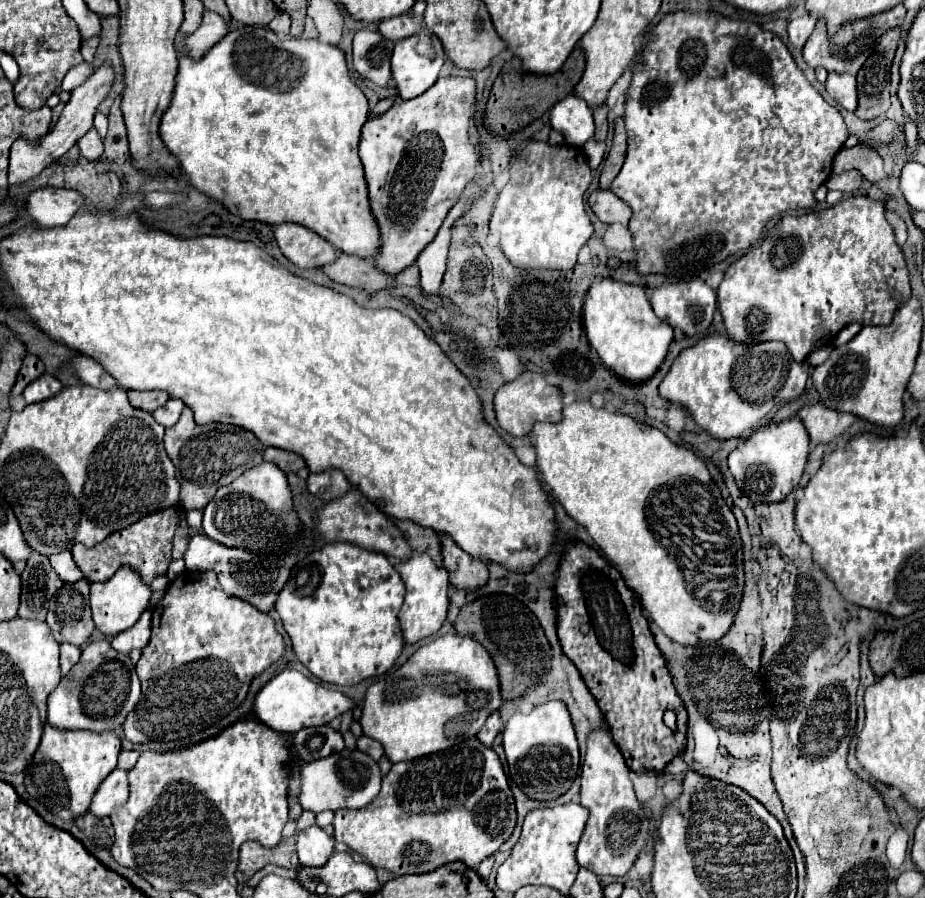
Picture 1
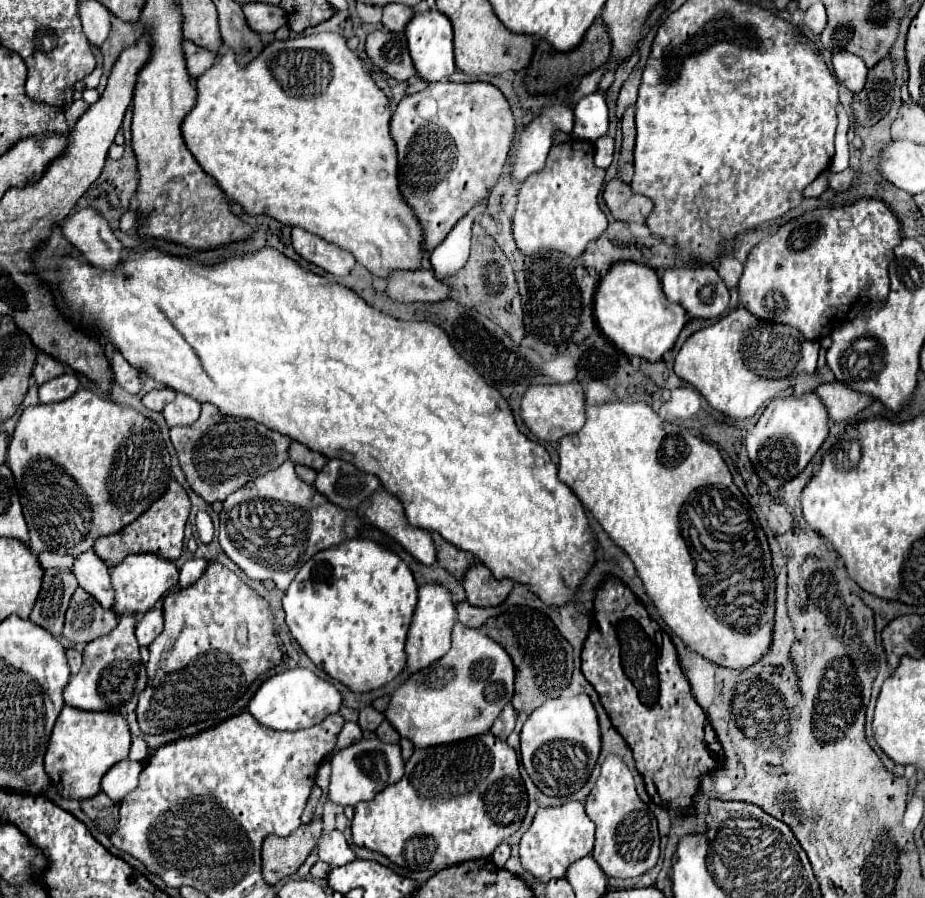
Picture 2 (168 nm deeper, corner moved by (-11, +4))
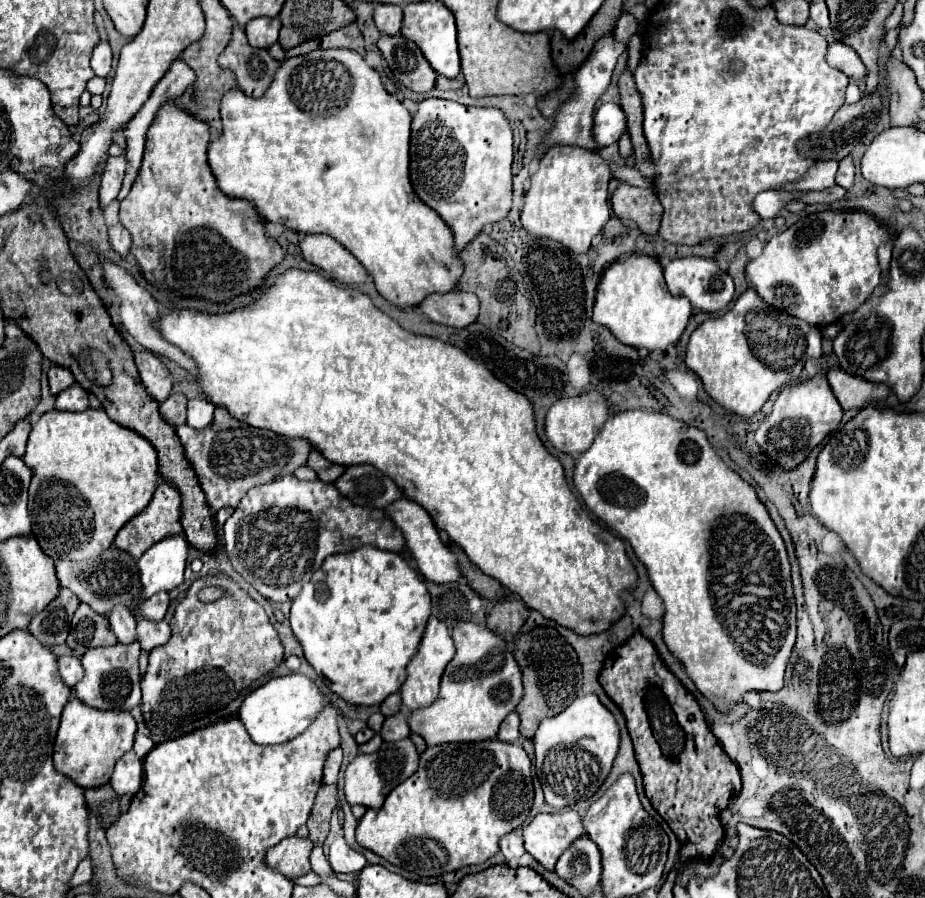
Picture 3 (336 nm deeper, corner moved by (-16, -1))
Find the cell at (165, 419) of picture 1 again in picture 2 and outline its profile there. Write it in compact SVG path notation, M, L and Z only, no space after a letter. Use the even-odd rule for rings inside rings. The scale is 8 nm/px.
M179 393L175 401L165 405L163 417L165 417L165 423L169 427L173 427L173 425L191 425L191 423L197 421L199 411L201 411L199 401L195 401L193 397L187 397L185 393Z

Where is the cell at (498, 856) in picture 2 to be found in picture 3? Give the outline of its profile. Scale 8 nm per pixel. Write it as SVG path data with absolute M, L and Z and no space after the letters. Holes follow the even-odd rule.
M514 830L514 832L510 832L508 836L504 836L504 838L500 840L500 852L506 856L508 862L514 860L514 858L520 858L520 856L526 852L524 840L522 840L522 832Z

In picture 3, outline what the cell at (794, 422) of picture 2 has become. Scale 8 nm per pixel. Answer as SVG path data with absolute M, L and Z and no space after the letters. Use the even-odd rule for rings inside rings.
M818 372L816 376L790 384L782 388L780 396L774 402L774 408L768 418L762 420L760 428L756 430L756 444L780 466L784 468L796 468L808 452L812 452L832 430L838 428L842 420L842 406L838 404L824 372Z

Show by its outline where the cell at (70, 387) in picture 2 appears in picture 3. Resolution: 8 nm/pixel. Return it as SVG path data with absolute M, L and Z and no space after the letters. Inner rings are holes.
M74 384L72 388L60 392L60 396L56 396L56 408L58 410L70 410L70 412L82 412L88 410L88 394L82 386Z

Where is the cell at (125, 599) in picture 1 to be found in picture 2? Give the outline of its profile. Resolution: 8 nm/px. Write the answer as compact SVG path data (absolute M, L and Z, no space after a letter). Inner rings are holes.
M151 553L127 555L111 571L111 583L113 583L113 591L115 591L113 611L117 615L123 615L123 613L147 613L163 597L163 593L177 583L177 579L179 579L179 571L177 571L175 563L171 563L171 561L165 561L165 559L161 559L157 555L151 555Z

